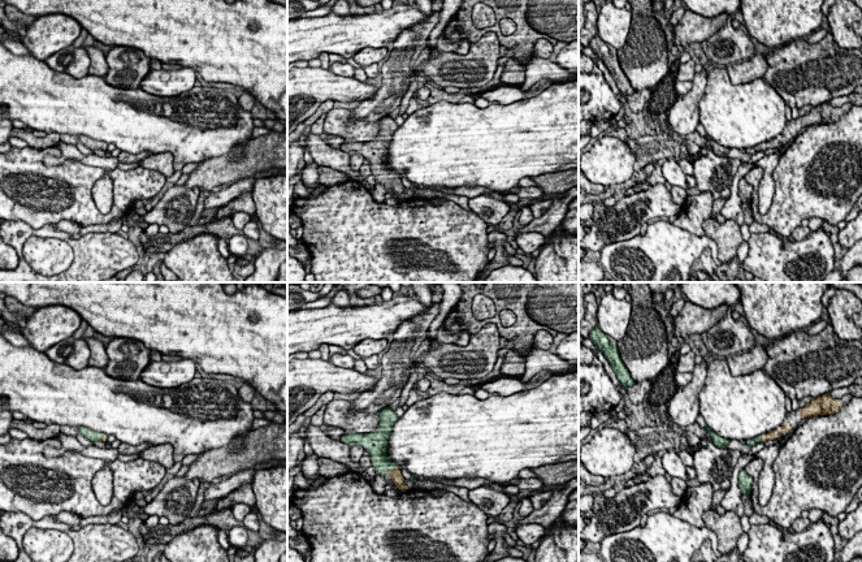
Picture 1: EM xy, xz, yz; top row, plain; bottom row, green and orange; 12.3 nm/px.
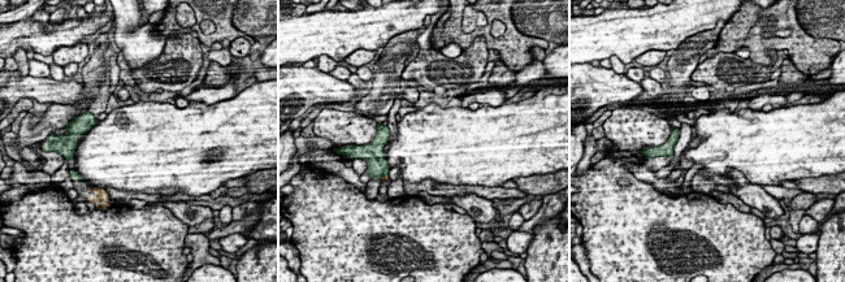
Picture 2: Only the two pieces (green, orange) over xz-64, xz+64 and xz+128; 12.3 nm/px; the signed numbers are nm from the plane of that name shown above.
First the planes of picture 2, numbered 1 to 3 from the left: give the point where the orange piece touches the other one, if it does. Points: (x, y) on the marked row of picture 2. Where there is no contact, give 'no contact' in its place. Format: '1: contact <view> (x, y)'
1: no contact
2: contact xz+64 (385, 174)
3: no contact

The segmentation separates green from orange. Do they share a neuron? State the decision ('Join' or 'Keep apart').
Join

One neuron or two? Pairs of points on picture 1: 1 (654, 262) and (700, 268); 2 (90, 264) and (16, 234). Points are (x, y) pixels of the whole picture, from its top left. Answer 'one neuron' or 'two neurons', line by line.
1: two neurons
2: one neuron

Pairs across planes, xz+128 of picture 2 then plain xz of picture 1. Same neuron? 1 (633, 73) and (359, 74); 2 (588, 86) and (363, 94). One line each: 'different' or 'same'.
1: different
2: same

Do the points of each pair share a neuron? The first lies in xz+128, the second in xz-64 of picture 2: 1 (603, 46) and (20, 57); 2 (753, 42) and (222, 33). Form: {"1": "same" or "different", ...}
{"1": "different", "2": "same"}

